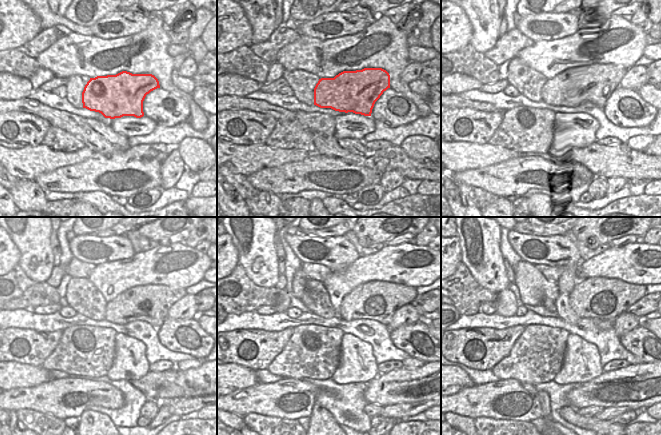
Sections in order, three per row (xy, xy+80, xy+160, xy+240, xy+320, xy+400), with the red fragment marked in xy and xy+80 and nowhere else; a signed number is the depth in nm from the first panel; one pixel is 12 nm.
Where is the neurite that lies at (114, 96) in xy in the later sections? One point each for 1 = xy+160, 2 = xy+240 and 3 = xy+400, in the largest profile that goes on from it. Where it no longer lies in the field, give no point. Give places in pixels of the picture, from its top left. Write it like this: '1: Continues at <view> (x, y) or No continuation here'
1: Continues at xy+160 (593, 85)
2: Continues at xy+240 (150, 303)
3: Continues at xy+400 (602, 298).

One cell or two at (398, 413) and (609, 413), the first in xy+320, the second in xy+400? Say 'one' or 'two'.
one

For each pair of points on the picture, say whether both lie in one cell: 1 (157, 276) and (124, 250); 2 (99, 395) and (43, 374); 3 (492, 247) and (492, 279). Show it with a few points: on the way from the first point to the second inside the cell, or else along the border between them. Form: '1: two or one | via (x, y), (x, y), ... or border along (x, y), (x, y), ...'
1: two | border along (135, 253), (127, 258), (109, 262)
2: two | border along (51, 379), (28, 387)
3: one | via (491, 255), (491, 271)

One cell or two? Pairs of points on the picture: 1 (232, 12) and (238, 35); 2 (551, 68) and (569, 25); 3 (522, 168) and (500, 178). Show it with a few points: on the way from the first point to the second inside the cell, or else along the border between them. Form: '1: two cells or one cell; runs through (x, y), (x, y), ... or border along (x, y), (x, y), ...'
1: one cell; runs through (232, 18), (232, 29)
2: two cells; border along (585, 29), (560, 38), (540, 40)
3: one cell; runs through (517, 173), (513, 177), (505, 178)

